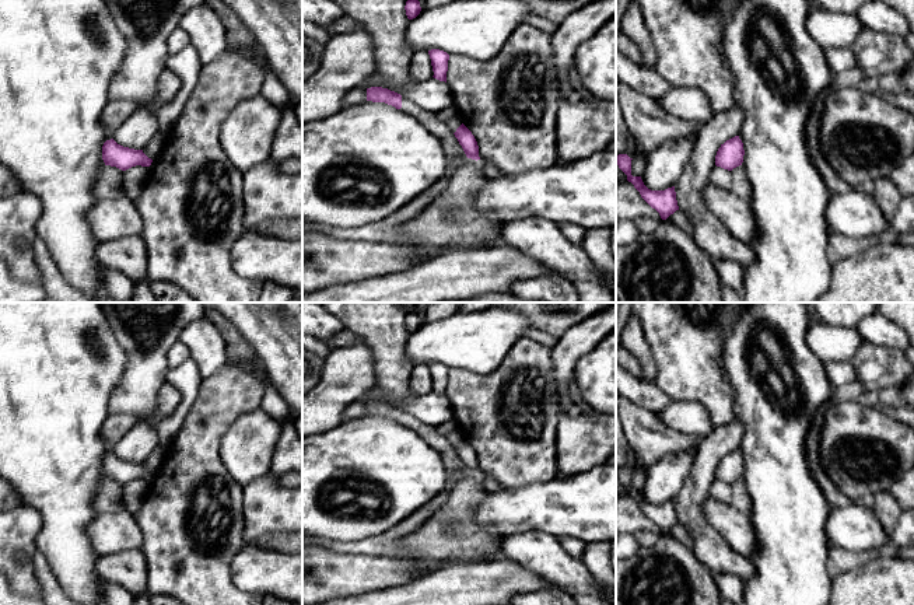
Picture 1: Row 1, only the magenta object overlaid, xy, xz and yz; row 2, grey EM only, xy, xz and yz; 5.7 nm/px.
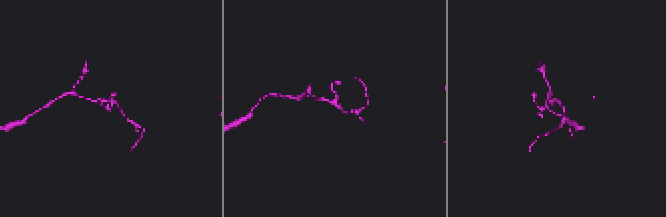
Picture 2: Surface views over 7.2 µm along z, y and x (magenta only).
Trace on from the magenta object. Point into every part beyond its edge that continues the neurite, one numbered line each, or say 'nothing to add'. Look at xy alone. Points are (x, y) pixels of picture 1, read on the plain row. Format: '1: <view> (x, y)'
1: xy (109, 499)

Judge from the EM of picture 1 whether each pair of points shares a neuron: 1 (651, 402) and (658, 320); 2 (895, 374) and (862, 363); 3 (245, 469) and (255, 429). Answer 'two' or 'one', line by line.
1: two
2: one
3: one

